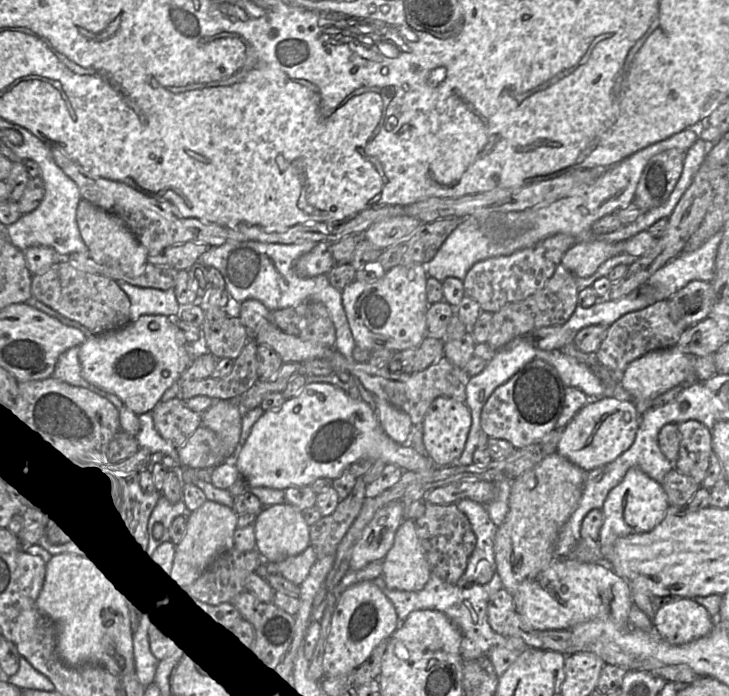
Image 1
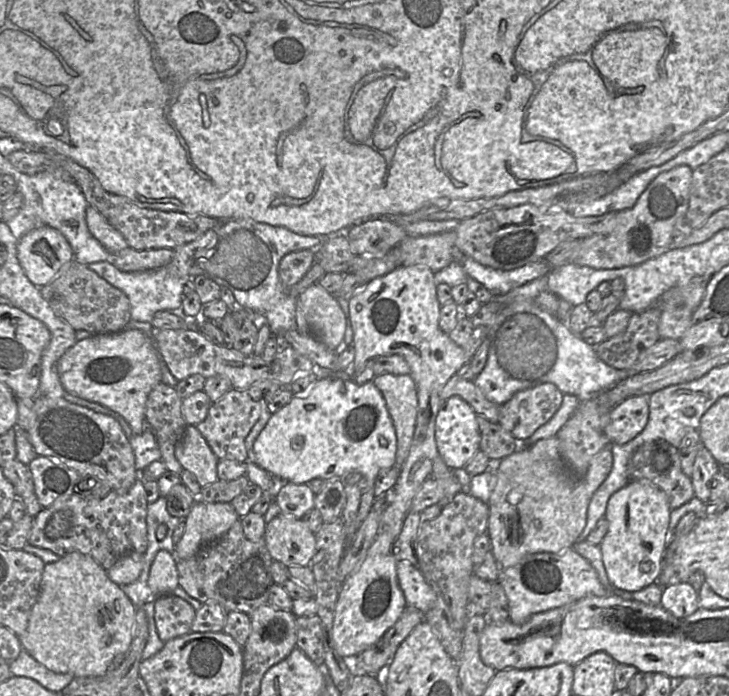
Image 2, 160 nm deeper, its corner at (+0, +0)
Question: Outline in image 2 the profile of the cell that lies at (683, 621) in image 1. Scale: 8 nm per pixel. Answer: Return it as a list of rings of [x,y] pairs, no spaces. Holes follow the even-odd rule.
[[[676,583],[663,587],[660,606],[676,618],[686,618],[699,609],[699,600],[690,583]]]

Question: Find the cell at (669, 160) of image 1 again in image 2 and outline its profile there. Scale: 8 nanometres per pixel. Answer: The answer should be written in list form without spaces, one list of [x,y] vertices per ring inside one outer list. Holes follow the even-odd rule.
[[[680,165],[660,173],[631,208],[617,212],[617,225],[611,233],[593,235],[582,239],[581,247],[575,252],[571,262],[594,269],[618,269],[641,264],[669,251],[673,241],[674,225],[678,220],[684,219],[688,209],[692,173],[693,170],[687,165]]]

